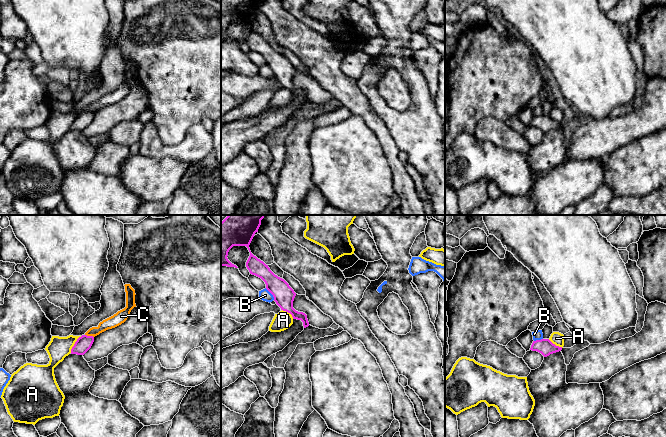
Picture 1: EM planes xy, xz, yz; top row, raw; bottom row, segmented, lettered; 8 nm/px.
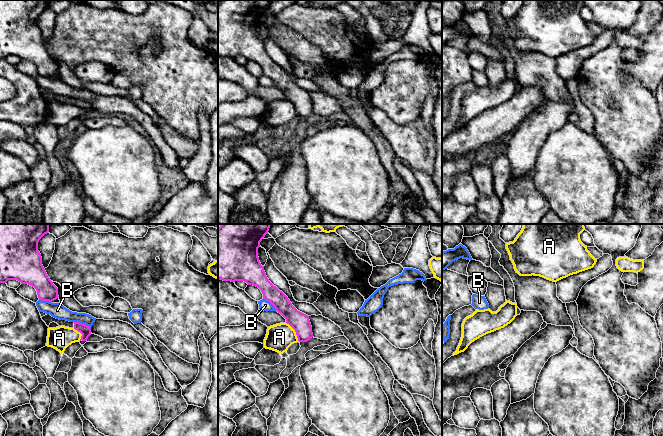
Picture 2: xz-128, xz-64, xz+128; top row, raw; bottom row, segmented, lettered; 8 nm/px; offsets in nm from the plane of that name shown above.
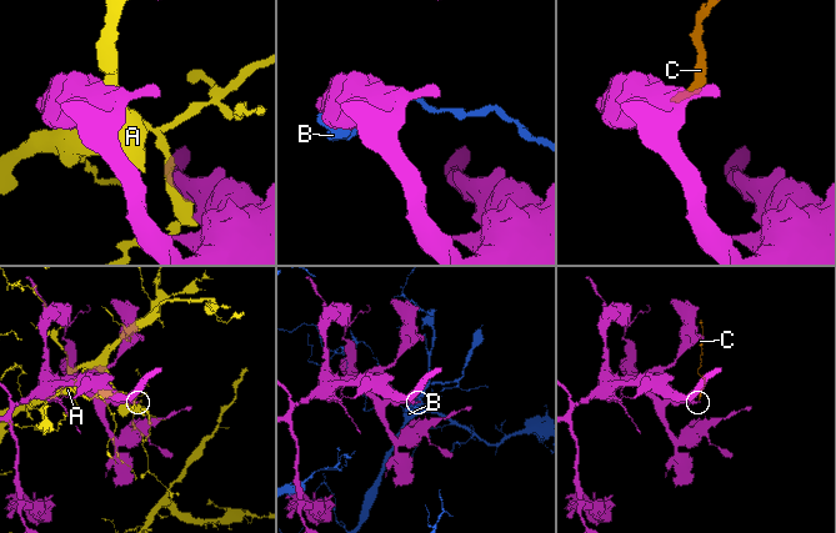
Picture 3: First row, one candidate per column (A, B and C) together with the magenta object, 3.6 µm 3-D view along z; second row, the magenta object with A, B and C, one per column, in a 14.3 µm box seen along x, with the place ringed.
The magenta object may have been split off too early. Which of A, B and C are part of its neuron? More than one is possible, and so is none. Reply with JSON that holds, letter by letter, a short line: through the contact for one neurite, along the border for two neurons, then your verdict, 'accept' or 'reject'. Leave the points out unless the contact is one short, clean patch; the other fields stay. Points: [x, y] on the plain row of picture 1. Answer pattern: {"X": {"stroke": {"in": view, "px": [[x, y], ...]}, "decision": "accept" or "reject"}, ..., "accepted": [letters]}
{"A": {"decision": "reject"}, "B": {"decision": "reject"}, "C": {"stroke": {"in": "xy", "px": [[85, 110], [93, 113]]}, "decision": "reject"}, "accepted": []}

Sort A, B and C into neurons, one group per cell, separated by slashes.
A C / B

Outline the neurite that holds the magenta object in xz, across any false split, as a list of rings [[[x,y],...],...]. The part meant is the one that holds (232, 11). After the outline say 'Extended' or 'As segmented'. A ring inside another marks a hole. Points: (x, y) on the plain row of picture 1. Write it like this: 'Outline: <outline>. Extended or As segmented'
Outline: [[[221,0],[221,42],[235,43],[227,32],[233,22],[246,22],[250,32],[246,38],[246,43],[250,50],[261,54],[266,65],[273,71],[274,77],[281,86],[290,89],[293,95],[301,96],[304,104],[309,102],[307,91],[298,88],[293,84],[293,77],[296,72],[294,66],[282,54],[275,51],[268,41],[254,32],[249,21],[261,0]]]. As segmented

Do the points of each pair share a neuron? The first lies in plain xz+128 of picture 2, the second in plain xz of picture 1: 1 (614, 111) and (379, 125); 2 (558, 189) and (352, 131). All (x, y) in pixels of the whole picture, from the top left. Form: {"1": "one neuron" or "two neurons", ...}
{"1": "two neurons", "2": "one neuron"}

